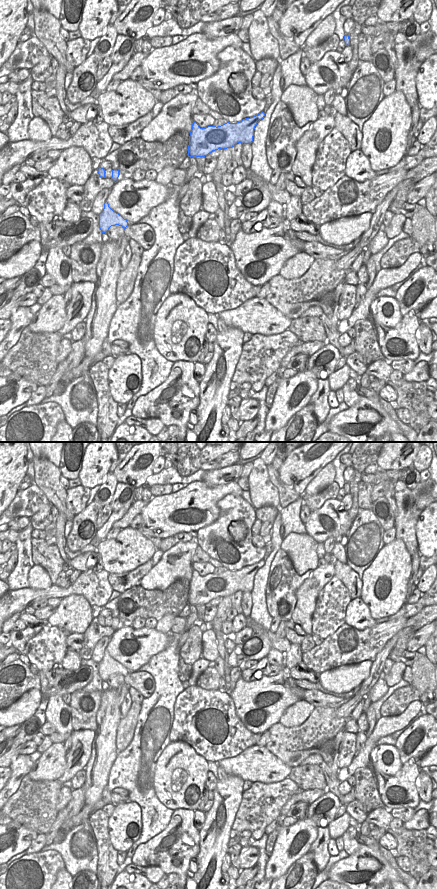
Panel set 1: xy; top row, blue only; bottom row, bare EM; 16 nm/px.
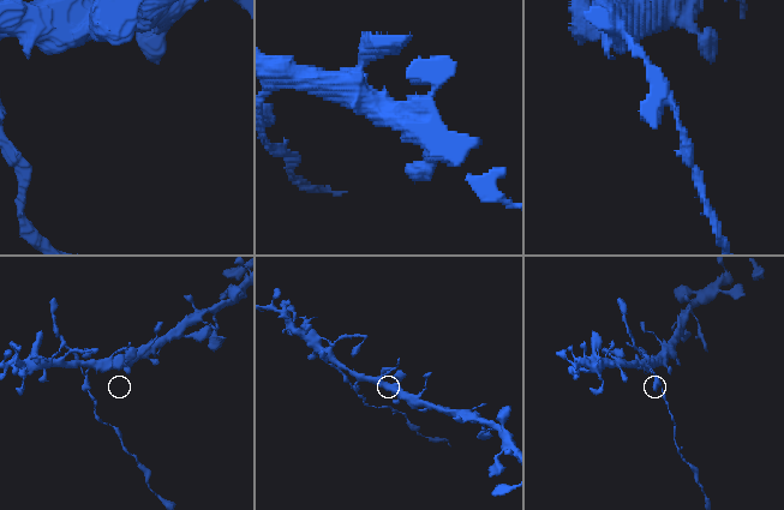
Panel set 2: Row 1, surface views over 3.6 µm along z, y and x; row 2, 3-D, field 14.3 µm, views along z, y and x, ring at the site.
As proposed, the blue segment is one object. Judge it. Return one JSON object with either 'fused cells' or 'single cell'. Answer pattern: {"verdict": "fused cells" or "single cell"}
{"verdict": "fused cells"}

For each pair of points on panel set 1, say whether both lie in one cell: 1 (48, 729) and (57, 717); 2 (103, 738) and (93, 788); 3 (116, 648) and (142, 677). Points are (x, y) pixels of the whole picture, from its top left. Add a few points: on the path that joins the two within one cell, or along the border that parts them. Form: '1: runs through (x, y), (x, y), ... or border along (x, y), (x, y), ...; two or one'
1: border along (47, 721), (56, 731); two
2: runs through (103, 750), (96, 776); one
3: border along (128, 669), (130, 671), (137, 671); two

